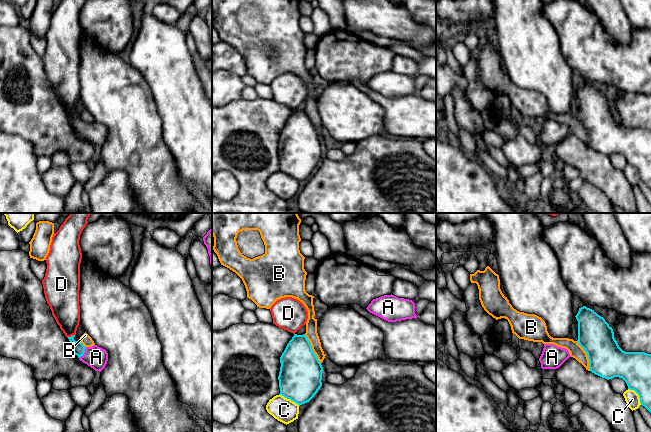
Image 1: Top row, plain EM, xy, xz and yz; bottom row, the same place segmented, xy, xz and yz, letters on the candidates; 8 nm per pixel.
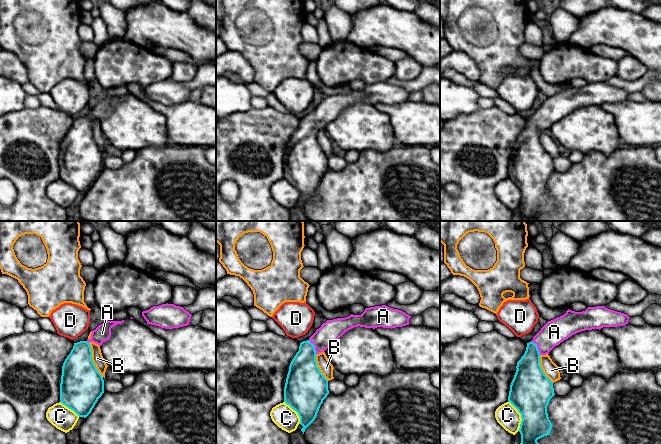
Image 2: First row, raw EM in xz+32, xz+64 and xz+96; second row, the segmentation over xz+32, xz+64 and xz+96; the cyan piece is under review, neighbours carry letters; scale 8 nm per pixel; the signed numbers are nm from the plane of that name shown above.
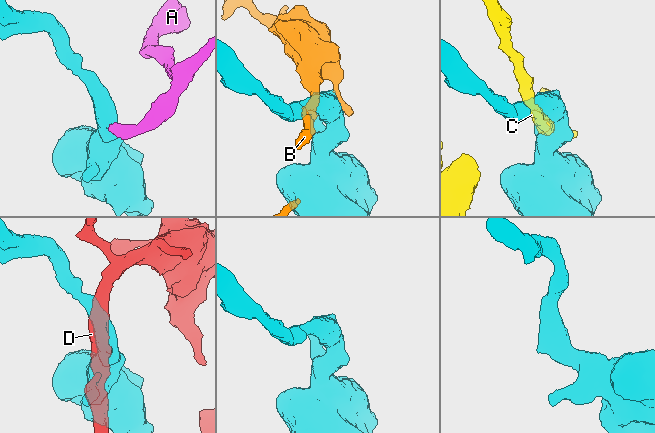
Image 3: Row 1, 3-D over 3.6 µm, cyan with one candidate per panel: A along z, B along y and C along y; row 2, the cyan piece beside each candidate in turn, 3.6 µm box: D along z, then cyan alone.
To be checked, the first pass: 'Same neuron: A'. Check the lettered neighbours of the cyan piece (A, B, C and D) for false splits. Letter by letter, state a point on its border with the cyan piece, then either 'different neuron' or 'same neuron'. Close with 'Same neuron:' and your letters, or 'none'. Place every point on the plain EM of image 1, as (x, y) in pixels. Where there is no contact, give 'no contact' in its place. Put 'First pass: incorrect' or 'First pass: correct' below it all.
A: meets cyan in xy at (83, 129); same neuron
B: meets cyan in yz at (587, 131); different neuron
C: meets cyan in yz at (638, 170); different neuron
D: meets cyan in xy at (71, 112); different neuron
Same neuron: A
First pass: correct

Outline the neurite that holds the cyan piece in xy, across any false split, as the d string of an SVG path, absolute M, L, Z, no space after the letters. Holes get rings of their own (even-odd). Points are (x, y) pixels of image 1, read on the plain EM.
M75 111L68 113L73 129L78 132L80 137L87 140L95 147L101 148L108 137L107 127L97 121L85 123L81 117L75 117L74 113Z

